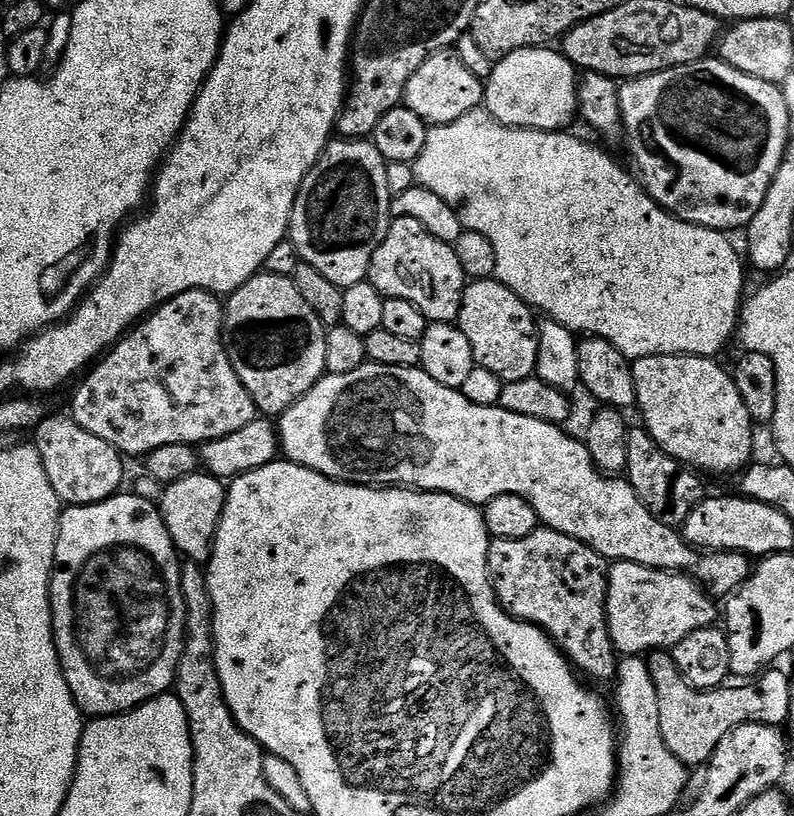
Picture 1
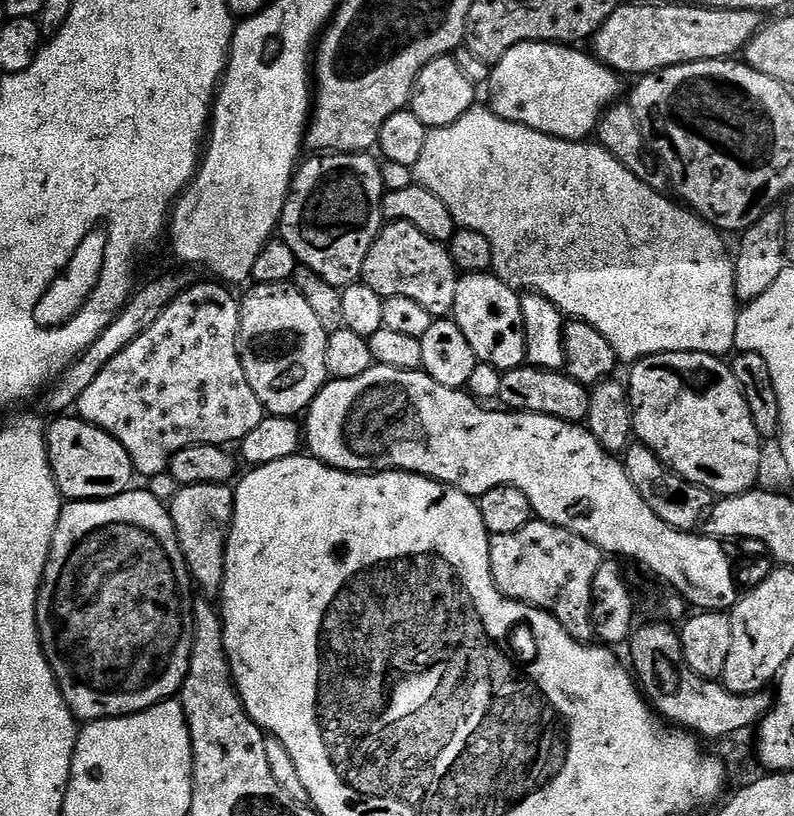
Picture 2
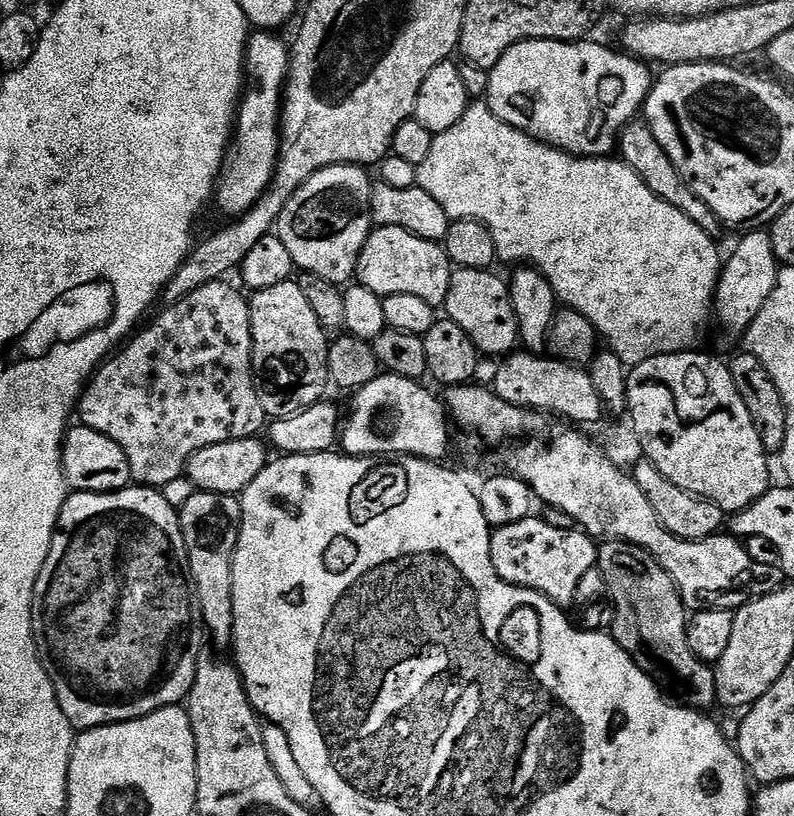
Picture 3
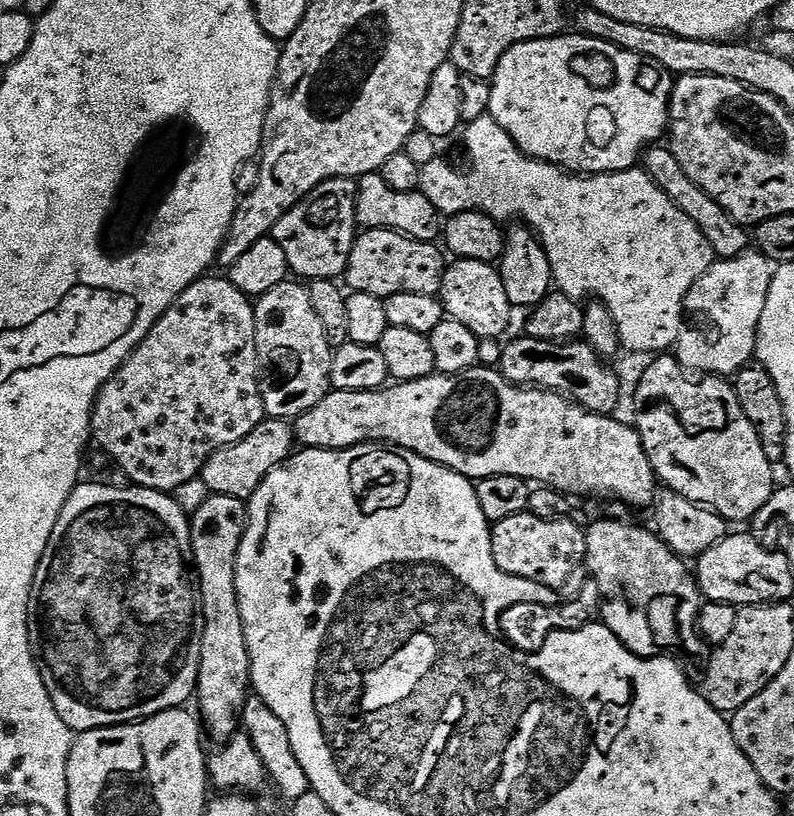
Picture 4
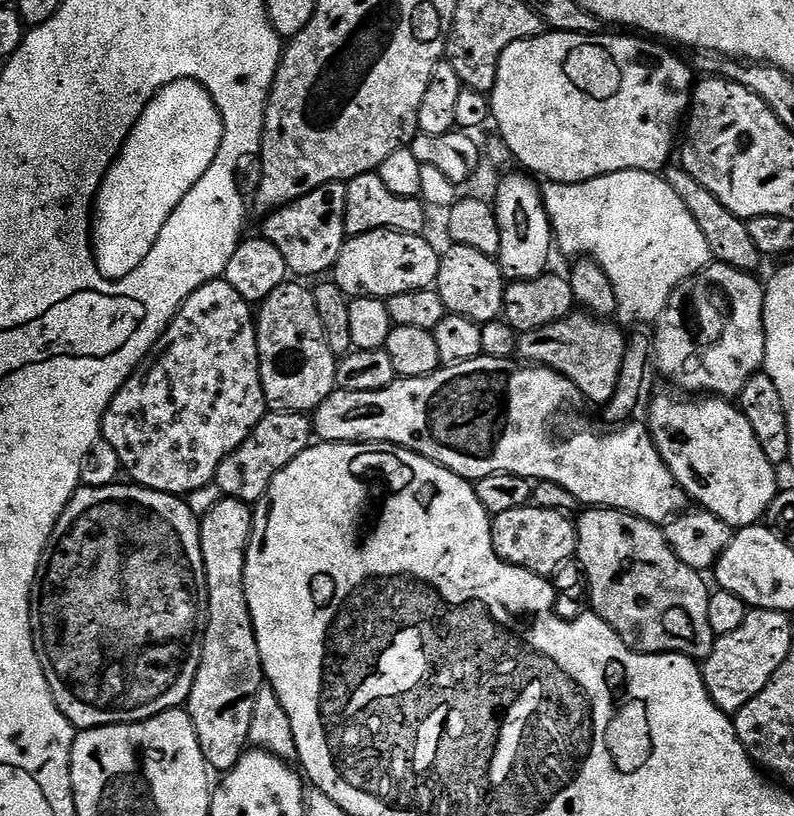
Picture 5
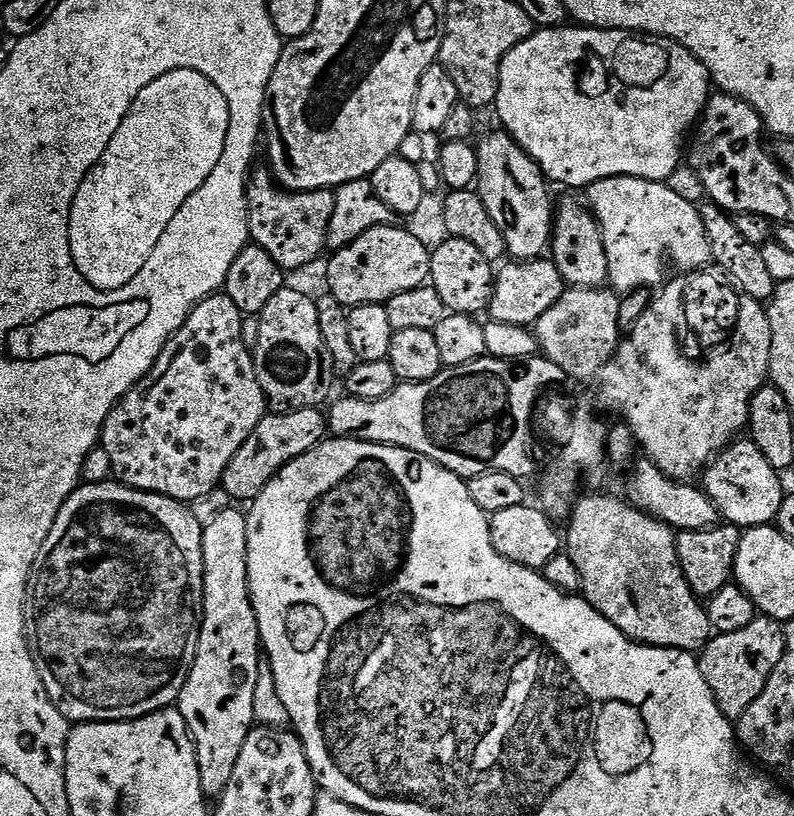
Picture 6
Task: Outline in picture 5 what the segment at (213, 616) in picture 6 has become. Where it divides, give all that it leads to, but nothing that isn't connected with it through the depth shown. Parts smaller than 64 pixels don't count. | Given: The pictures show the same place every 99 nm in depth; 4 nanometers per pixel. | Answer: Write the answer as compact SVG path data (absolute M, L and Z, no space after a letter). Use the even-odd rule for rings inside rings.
M223 498L208 513L199 517L208 599L204 645L186 711L194 722L204 760L209 769L217 774L228 772L244 757L249 747L250 718L254 718L254 698L266 684L264 667L258 654L258 638L244 589L253 515L253 505Z

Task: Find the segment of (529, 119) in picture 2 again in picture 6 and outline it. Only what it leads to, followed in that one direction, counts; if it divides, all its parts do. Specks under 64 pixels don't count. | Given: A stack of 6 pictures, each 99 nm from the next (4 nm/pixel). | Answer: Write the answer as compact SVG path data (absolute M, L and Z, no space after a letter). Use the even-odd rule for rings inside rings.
M568 27L540 28L533 31L530 38L526 38L518 46L514 46L510 54L506 54L500 67L498 98L494 105L494 113L496 112L497 118L504 123L501 124L503 131L516 139L518 146L526 150L526 154L544 171L545 177L553 185L565 184L568 187L565 189L568 190L586 190L594 182L615 176L637 176L643 180L671 181L670 178L675 174L680 160L682 164L686 141L703 117L704 107L708 105L714 92L712 78L708 75L706 66L698 62L698 58L694 58L694 54L690 54L690 50L686 50L677 40L665 36L647 36L644 32L627 32L617 28Z

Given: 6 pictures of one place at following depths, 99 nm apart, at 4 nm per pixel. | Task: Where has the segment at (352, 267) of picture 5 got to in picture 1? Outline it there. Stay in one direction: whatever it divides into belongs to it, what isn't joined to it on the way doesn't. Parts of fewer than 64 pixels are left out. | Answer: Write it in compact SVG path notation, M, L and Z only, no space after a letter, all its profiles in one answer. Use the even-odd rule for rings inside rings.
M397 216L393 219L386 238L382 238L378 250L374 250L368 280L385 298L414 302L429 322L451 324L460 319L466 277L458 263L456 249L434 238L434 234L430 234L426 226L414 222L414 218Z

